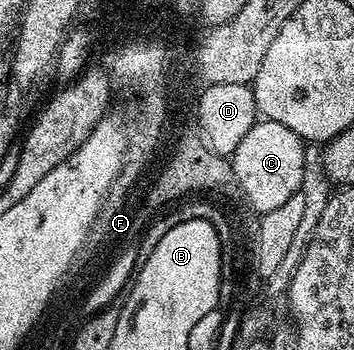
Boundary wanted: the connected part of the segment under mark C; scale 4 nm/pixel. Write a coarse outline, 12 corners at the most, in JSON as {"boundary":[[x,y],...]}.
{"boundary":[[254,123],[232,156],[259,215],[301,191],[307,147],[284,124]]}

